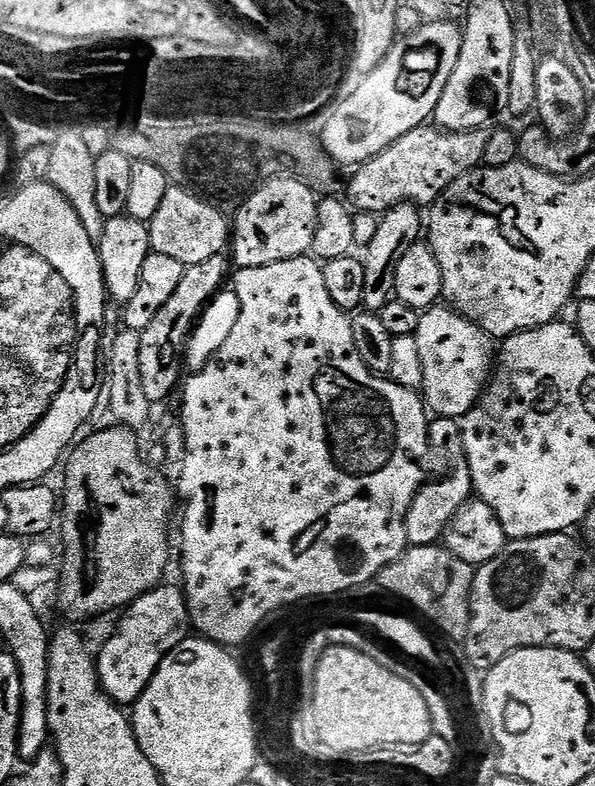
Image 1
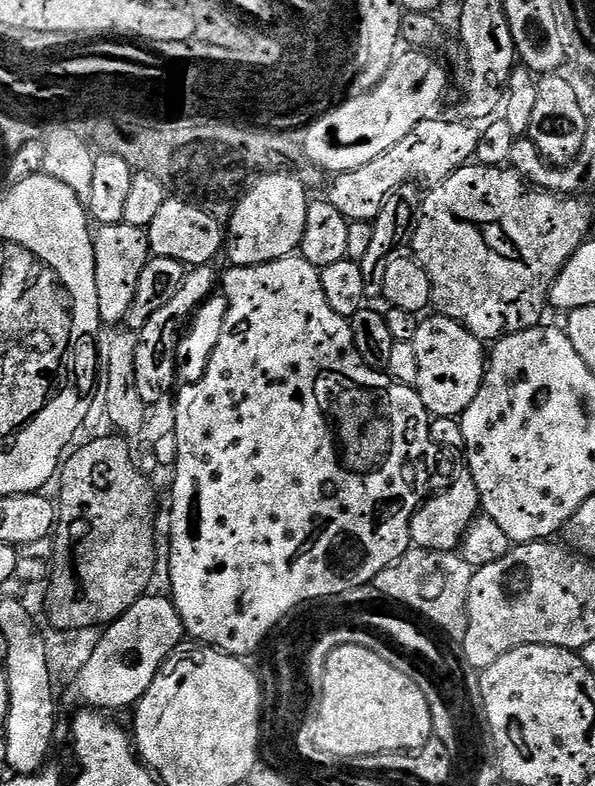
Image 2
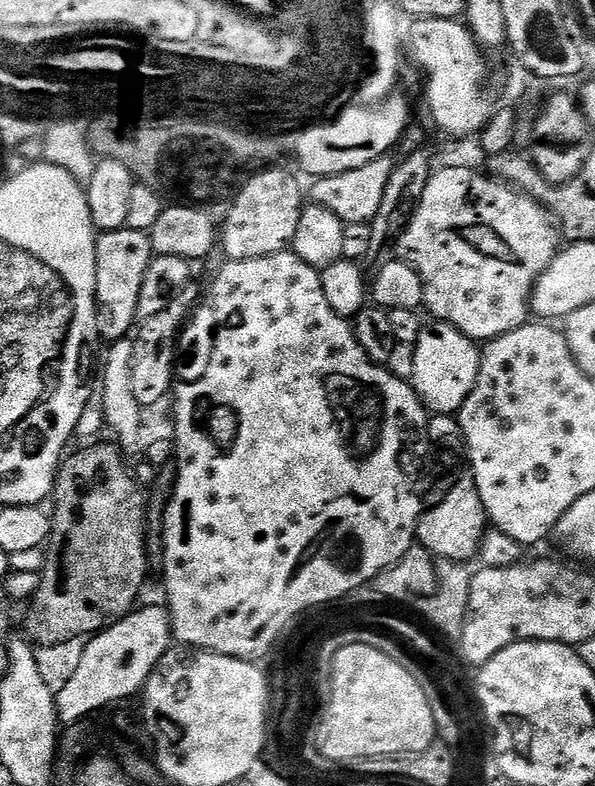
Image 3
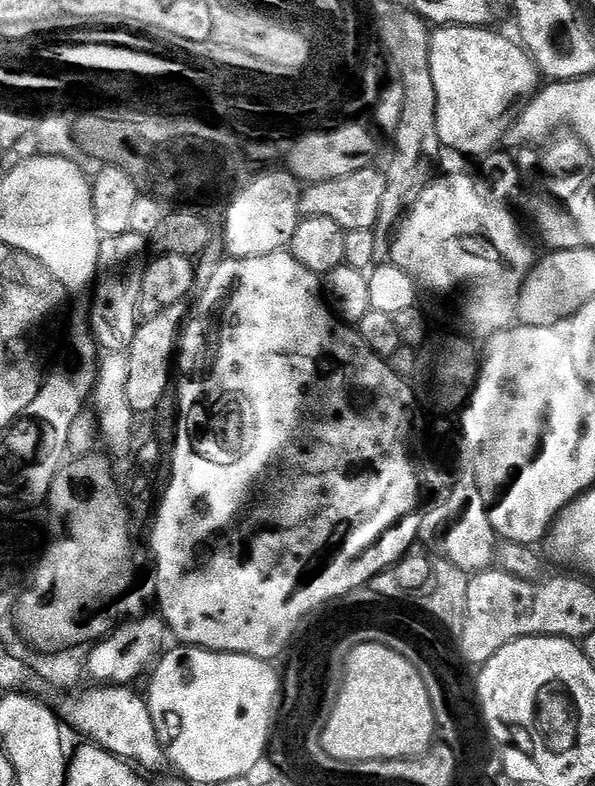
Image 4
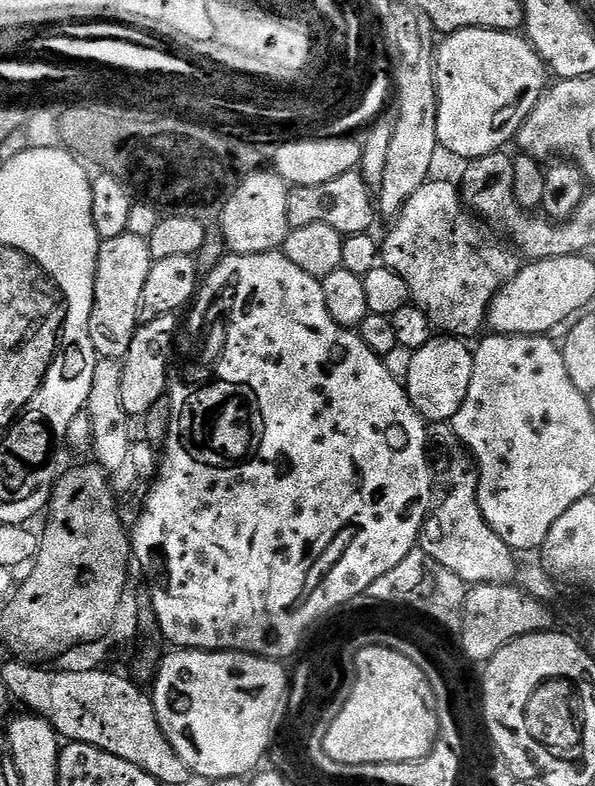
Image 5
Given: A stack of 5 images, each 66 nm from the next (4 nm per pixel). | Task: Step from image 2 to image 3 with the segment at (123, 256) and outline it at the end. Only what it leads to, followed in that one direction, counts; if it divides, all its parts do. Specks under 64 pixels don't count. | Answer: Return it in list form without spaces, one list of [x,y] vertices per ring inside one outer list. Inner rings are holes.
[[[125,226],[113,232],[100,232],[97,235],[96,321],[101,341],[123,340],[137,327],[138,294],[142,290],[142,281],[146,279],[146,270],[153,255],[152,238],[149,233]]]

